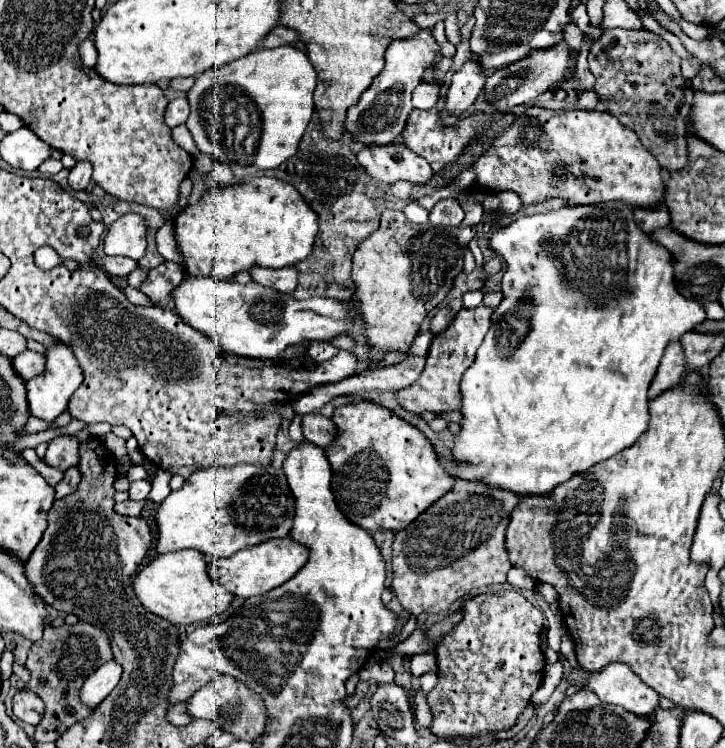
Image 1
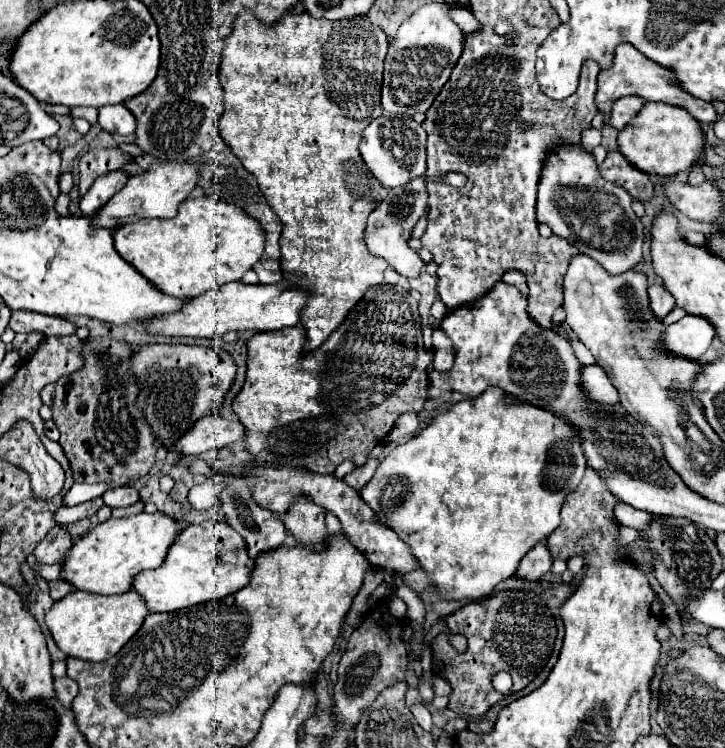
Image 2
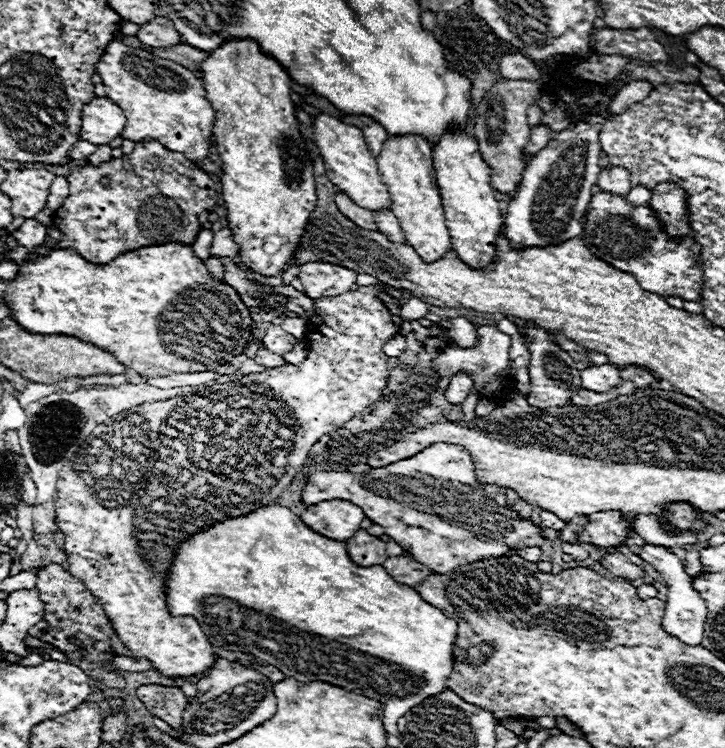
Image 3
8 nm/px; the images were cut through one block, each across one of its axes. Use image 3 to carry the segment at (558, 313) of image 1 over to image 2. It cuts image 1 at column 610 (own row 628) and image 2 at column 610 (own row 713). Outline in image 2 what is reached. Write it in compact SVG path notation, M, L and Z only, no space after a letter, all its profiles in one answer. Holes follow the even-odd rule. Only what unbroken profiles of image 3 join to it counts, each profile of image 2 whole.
M598 364L580 366L580 374L582 374L580 388L582 388L582 394L590 400L590 404L616 406L620 402L616 388L612 386L606 372Z

